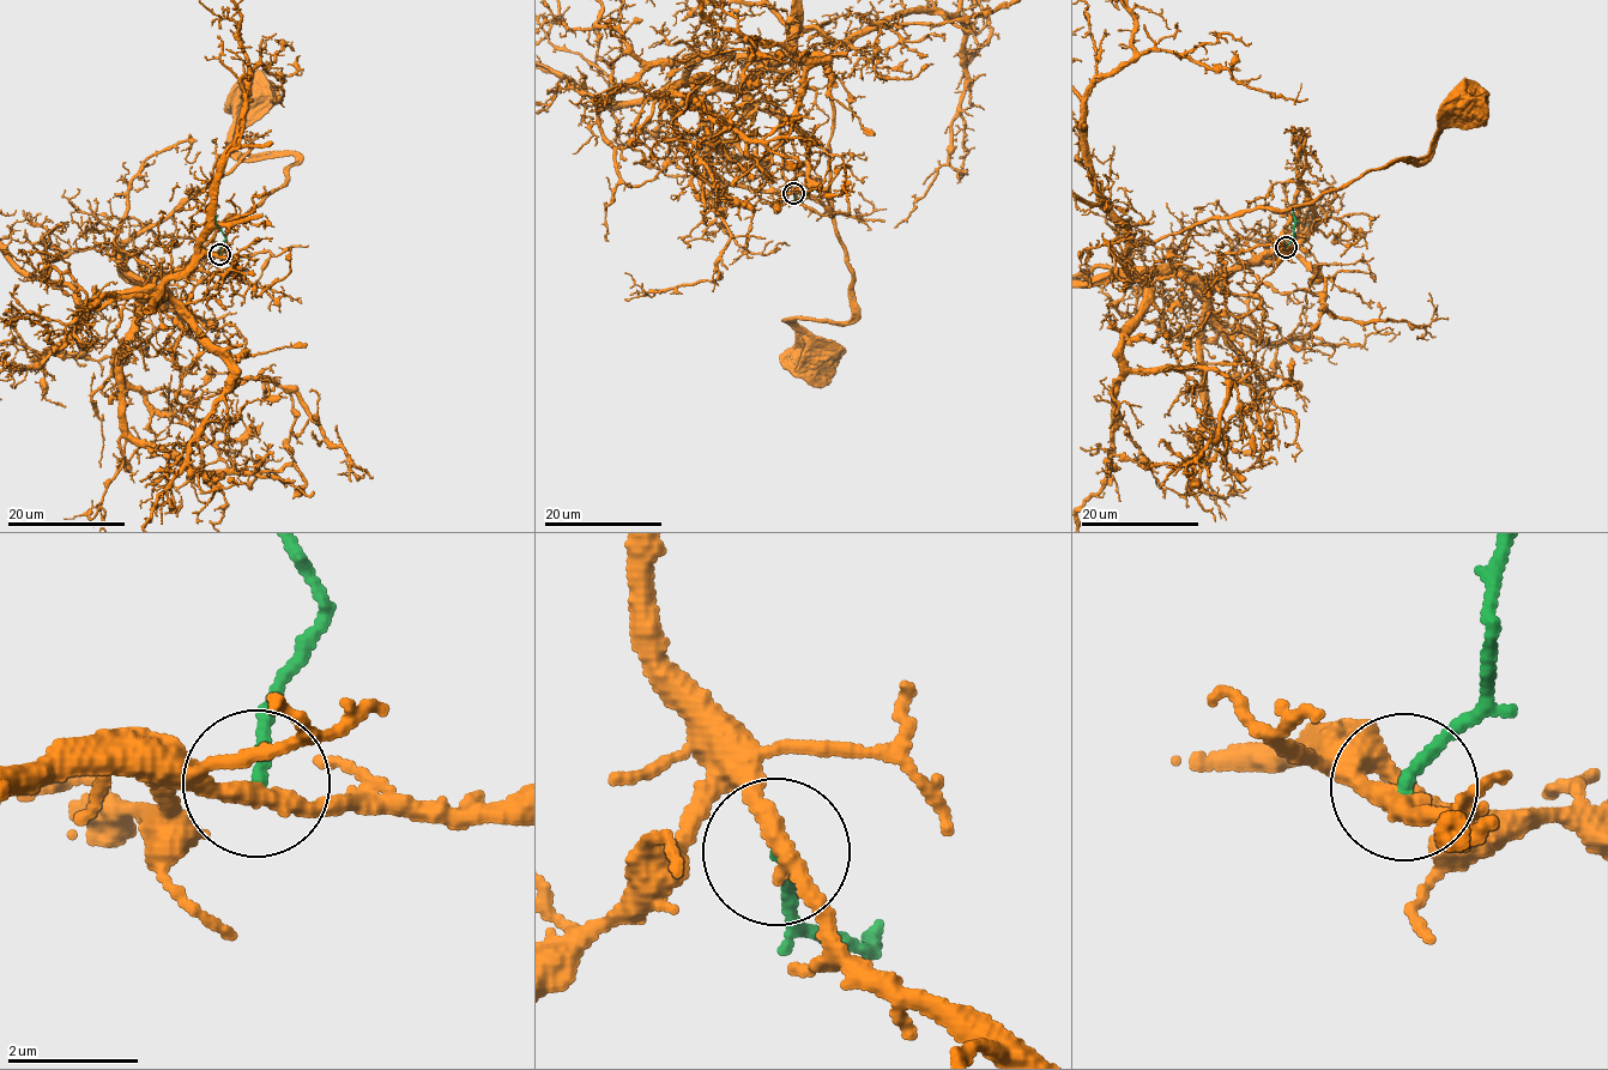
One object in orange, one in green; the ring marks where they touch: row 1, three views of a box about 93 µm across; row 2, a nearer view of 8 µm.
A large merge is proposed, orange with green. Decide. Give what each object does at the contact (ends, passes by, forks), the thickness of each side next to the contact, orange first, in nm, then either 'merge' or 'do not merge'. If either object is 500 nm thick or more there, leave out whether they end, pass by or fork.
orange passes by; green ends there; 280 nm thick on the orange side, 200 nm on the other; merge

